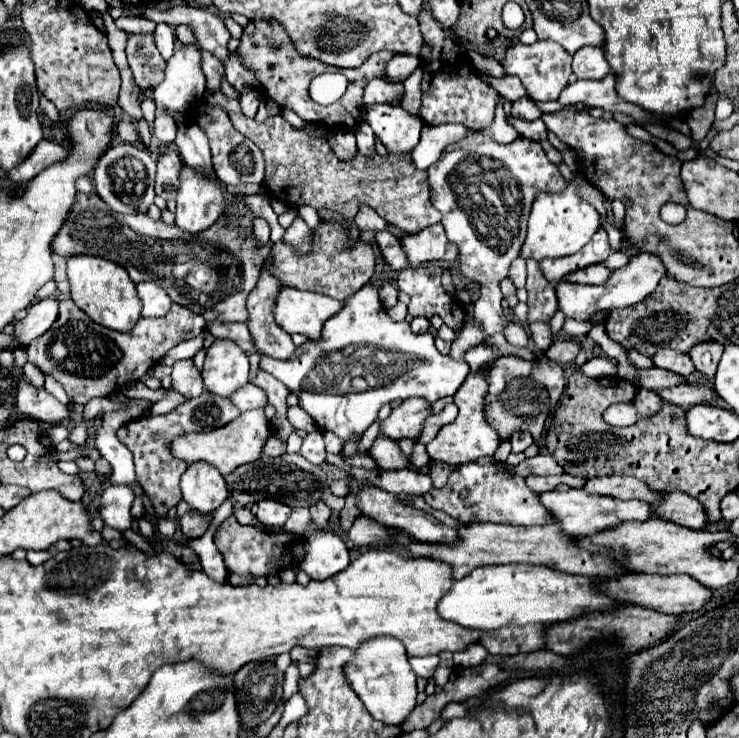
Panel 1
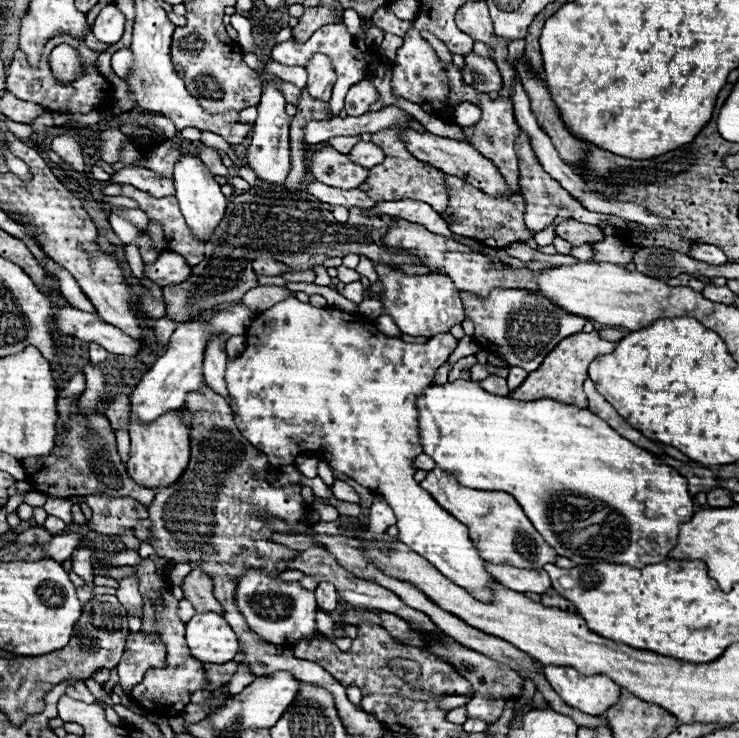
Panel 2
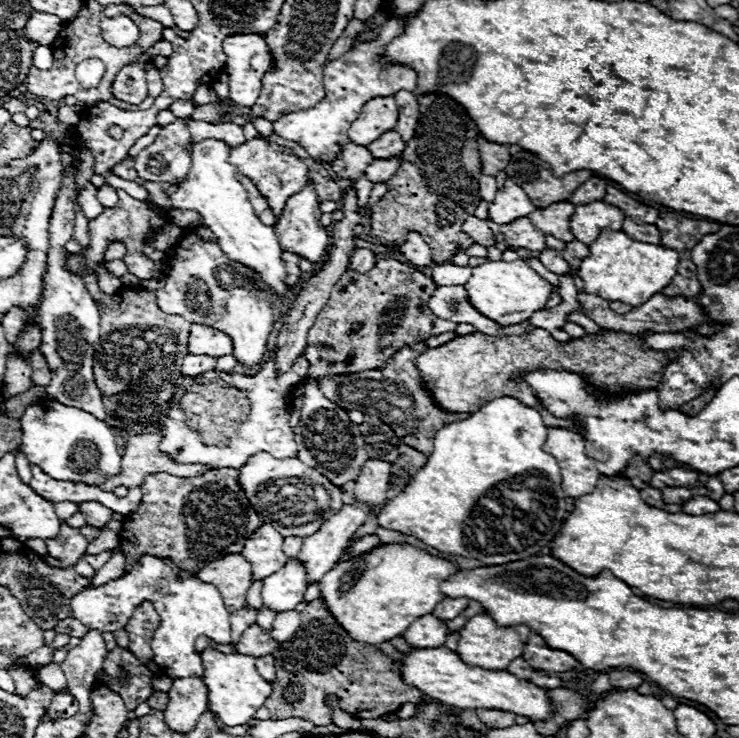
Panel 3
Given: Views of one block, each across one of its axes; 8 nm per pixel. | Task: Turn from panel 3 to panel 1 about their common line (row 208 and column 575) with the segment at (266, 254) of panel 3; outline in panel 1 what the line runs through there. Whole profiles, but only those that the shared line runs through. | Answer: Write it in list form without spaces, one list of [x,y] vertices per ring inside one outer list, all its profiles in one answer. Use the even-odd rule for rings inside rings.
[[[582,176],[576,178],[576,182],[568,184],[566,192],[560,194],[550,194],[550,192],[540,192],[532,204],[532,212],[528,218],[528,234],[526,242],[520,248],[520,258],[534,258],[534,260],[544,260],[544,258],[562,258],[578,252],[582,246],[590,242],[594,232],[600,228],[600,214],[580,200],[576,196],[576,188],[582,184]]]

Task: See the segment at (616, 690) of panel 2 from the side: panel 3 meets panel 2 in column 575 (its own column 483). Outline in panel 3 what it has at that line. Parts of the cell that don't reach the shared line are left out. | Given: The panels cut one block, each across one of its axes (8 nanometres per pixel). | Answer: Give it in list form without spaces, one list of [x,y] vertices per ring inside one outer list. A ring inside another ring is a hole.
[[[446,646],[440,648],[410,648],[404,662],[400,664],[400,676],[406,684],[412,684],[422,694],[440,700],[442,704],[456,706],[460,710],[474,708],[496,708],[504,712],[514,712],[528,716],[530,720],[540,720],[552,712],[546,700],[546,690],[534,686],[528,680],[518,680],[510,672],[490,672],[478,666],[468,666],[460,656]]]

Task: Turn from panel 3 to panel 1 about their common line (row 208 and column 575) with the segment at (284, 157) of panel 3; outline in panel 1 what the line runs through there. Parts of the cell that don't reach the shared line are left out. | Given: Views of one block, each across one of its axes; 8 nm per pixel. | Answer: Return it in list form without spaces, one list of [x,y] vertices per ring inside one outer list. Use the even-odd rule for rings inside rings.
[[[596,264],[596,266],[590,266],[590,268],[584,268],[584,270],[570,274],[566,280],[568,282],[580,282],[580,284],[604,284],[608,274],[610,272],[606,270],[606,266]]]

